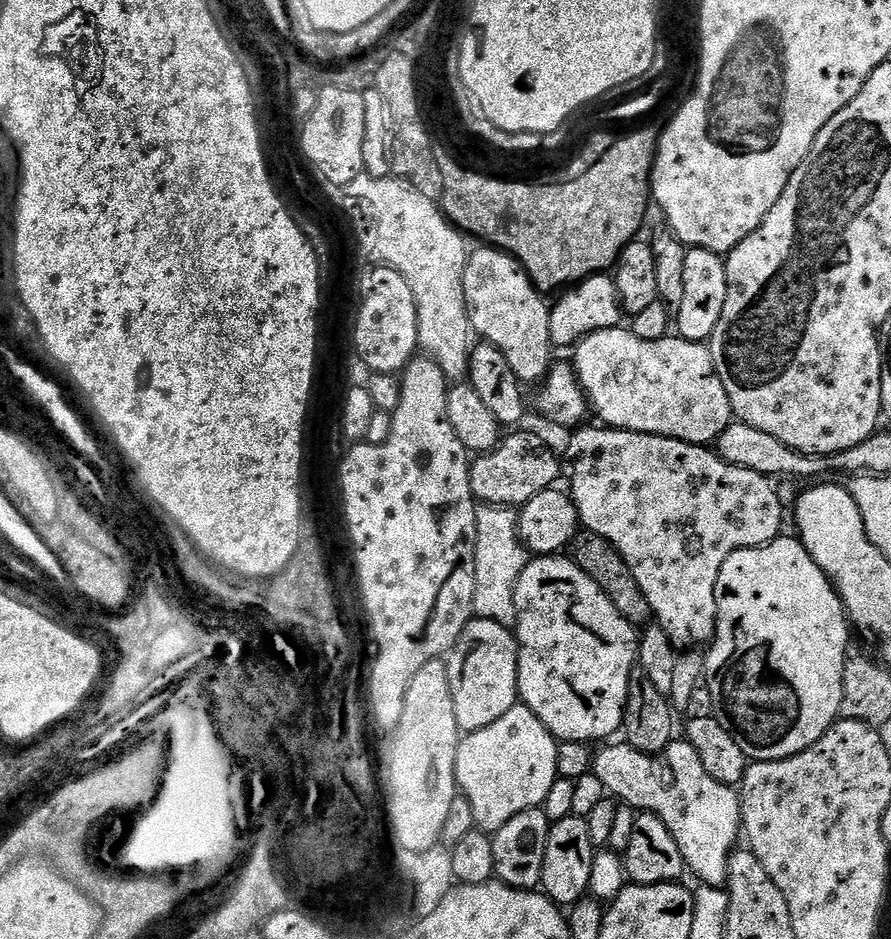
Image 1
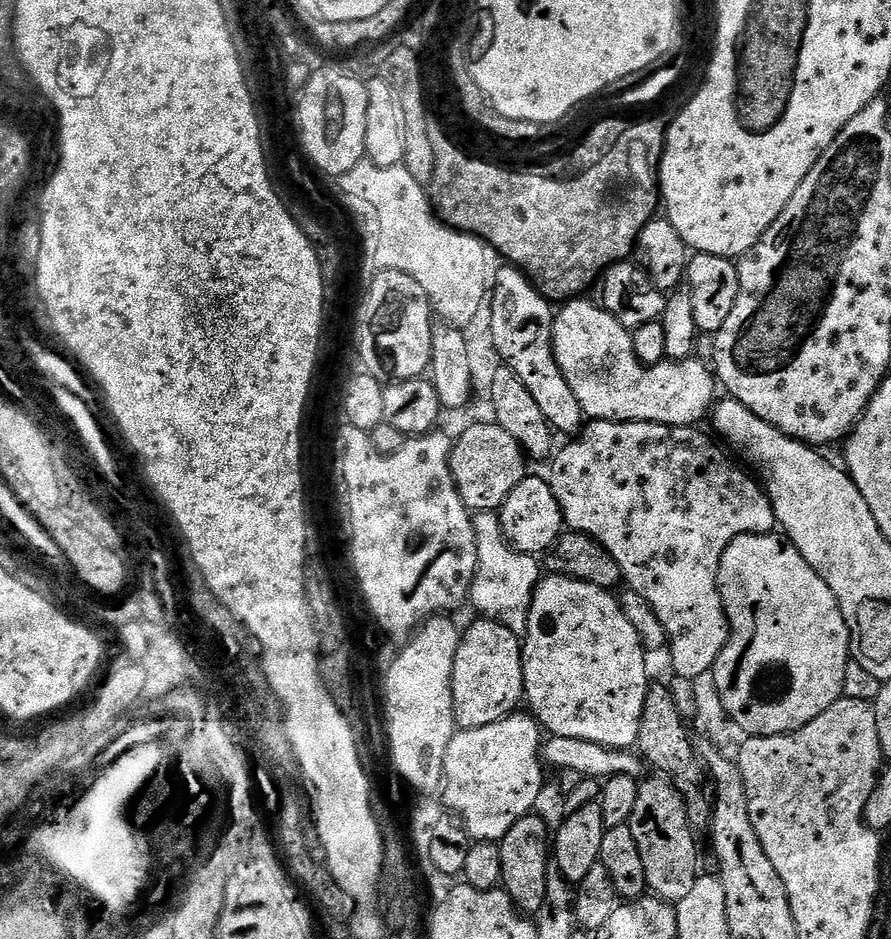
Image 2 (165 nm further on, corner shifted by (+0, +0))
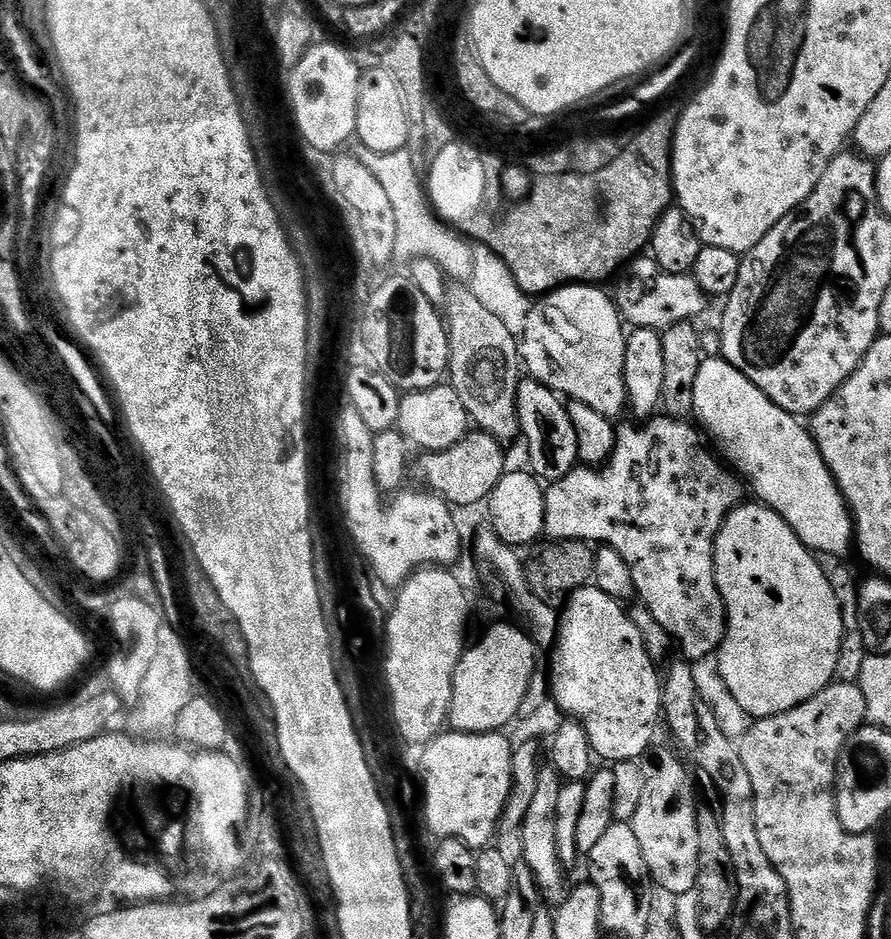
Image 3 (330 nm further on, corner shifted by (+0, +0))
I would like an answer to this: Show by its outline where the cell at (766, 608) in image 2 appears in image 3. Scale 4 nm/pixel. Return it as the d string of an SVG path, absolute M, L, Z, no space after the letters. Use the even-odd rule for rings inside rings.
M745 502L734 509L716 536L716 585L728 615L728 628L718 653L720 673L749 718L764 720L794 710L794 706L802 706L836 680L838 650L844 637L843 611L834 596L833 581L828 581L816 560L787 522L773 508L759 502Z

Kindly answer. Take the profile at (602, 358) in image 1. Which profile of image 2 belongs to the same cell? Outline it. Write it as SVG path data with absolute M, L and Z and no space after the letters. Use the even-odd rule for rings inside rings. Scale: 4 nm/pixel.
M573 298L563 305L564 308L555 313L552 322L552 352L556 356L558 366L562 370L562 374L566 378L566 382L570 382L570 390L574 390L574 398L578 398L578 402L582 406L585 417L589 421L594 420L641 420L642 422L654 422L655 424L669 424L670 426L682 426L683 428L691 428L699 425L700 419L707 417L711 413L714 405L717 403L716 388L718 392L718 381L714 375L713 369L708 368L702 361L697 358L689 358L687 360L670 360L665 359L658 364L644 364L634 354L634 346L632 345L632 333L611 316L605 308L599 303L591 304L590 301L584 300L588 298Z

